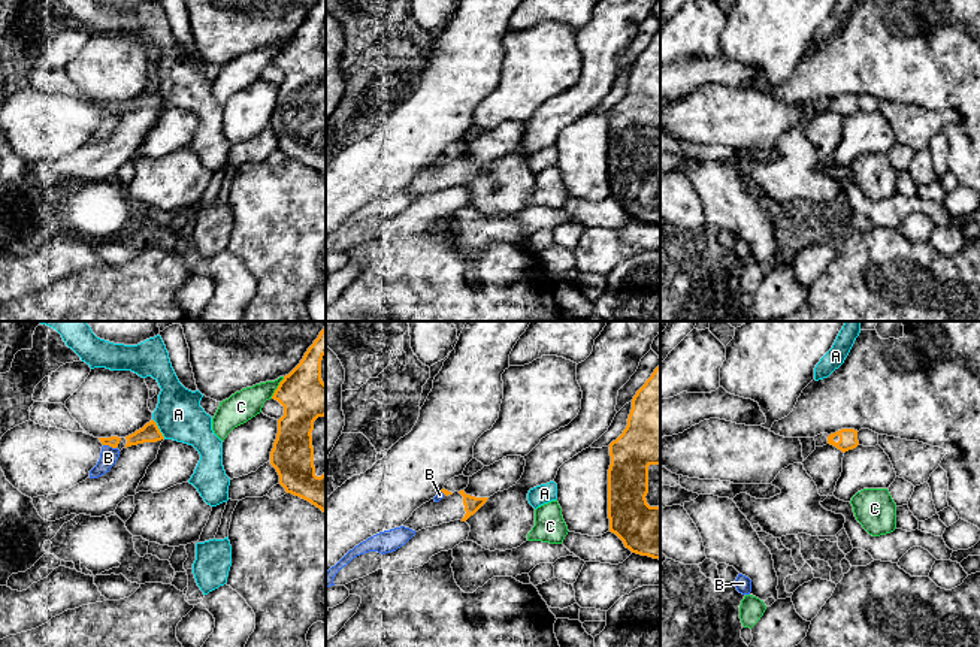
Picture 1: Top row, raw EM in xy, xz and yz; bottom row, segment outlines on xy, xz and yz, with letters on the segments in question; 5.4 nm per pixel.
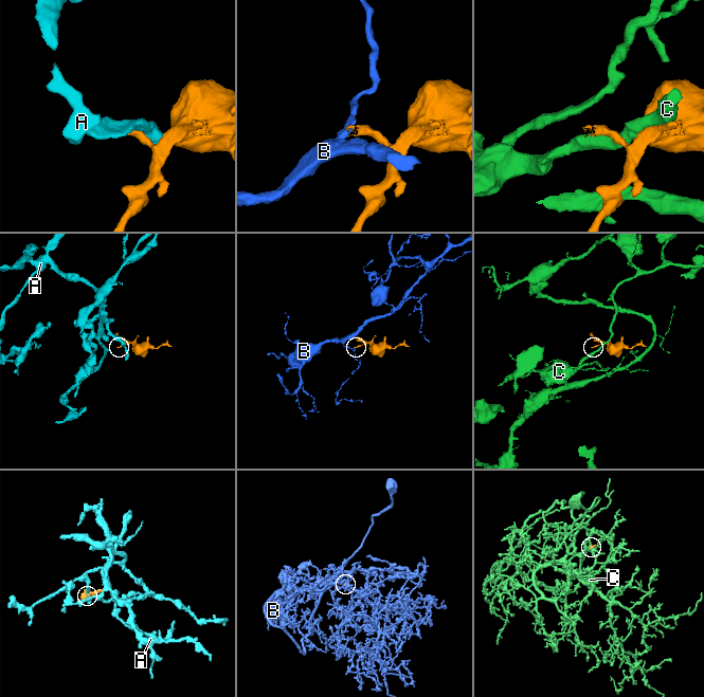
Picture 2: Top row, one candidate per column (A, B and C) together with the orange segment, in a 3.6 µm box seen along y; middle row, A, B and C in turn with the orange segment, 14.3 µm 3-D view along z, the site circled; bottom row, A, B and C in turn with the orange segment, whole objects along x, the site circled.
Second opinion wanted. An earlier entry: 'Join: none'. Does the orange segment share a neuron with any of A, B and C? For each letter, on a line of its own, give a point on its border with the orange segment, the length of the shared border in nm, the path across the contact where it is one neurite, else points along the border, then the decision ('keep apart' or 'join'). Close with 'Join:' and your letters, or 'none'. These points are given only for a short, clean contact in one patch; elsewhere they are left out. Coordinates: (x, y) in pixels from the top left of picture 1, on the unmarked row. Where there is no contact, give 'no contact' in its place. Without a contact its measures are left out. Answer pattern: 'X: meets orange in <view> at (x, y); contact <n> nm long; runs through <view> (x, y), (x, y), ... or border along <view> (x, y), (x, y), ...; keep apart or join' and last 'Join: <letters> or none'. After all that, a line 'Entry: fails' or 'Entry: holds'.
A: meets orange in xy at (159, 94); contact 130 nm long; border along xy (153, 84), (165, 103); keep apart
B: meets orange in xy at (109, 111); contact 80 nm long; border along xy (103, 109), (115, 114); keep apart
C: meets orange in xy at (278, 53); contact 140 nm long; keep apart
Join: none
Entry: holds

